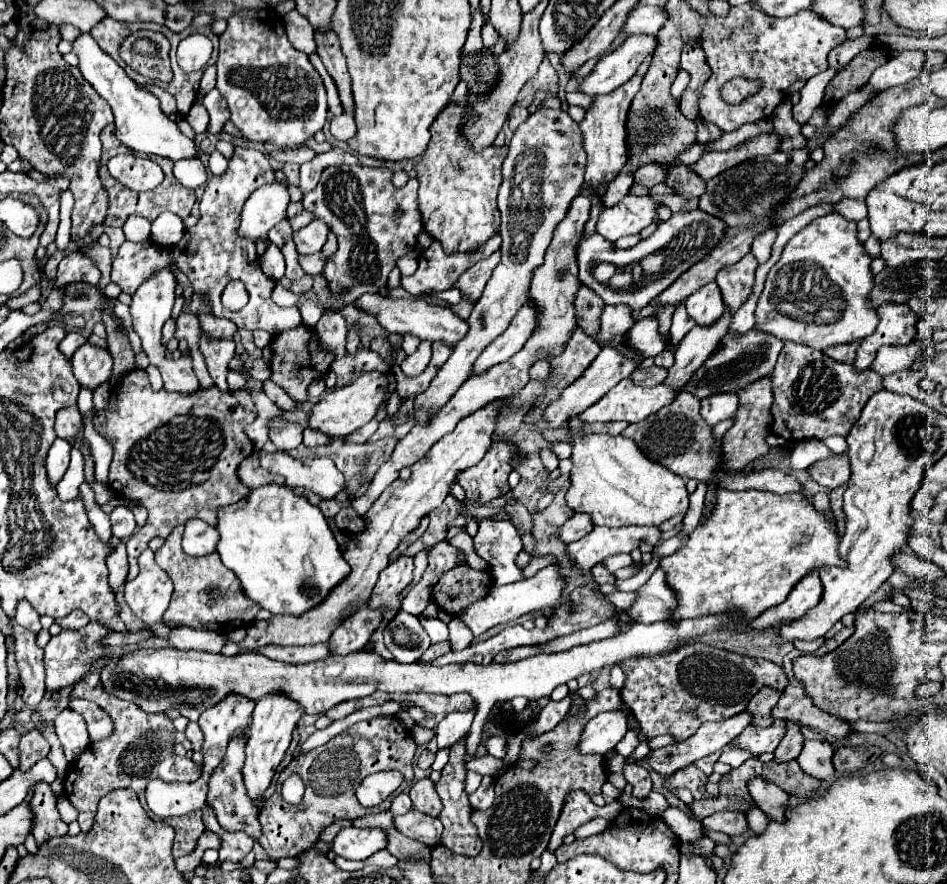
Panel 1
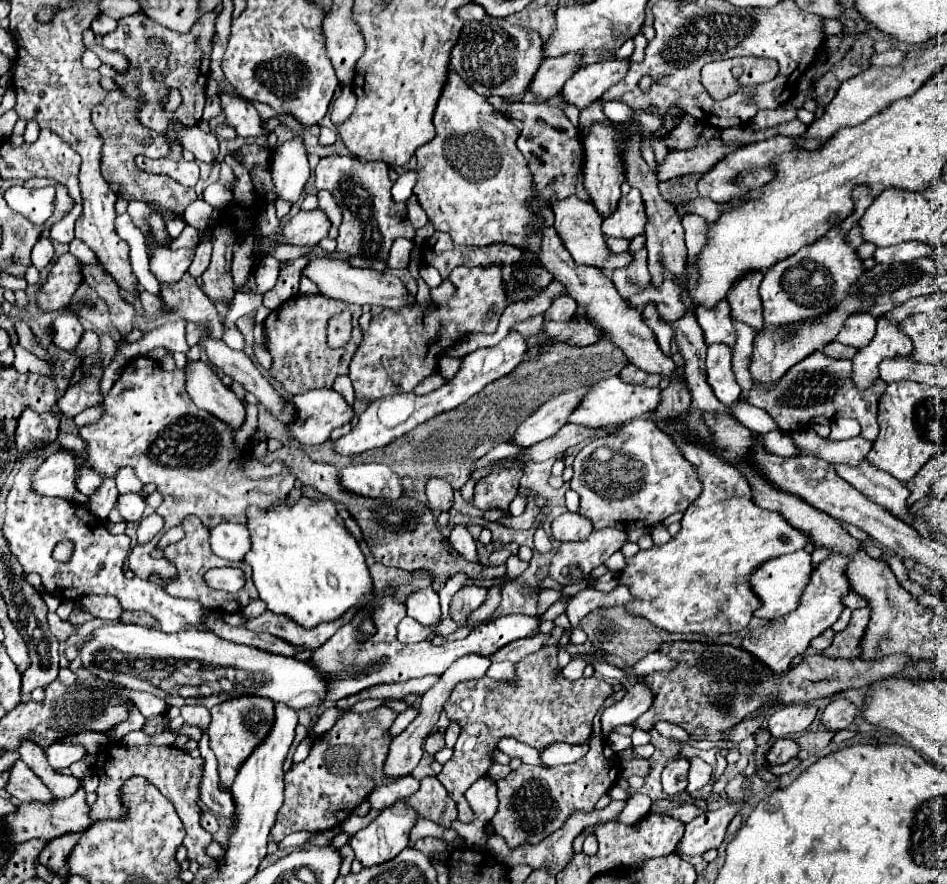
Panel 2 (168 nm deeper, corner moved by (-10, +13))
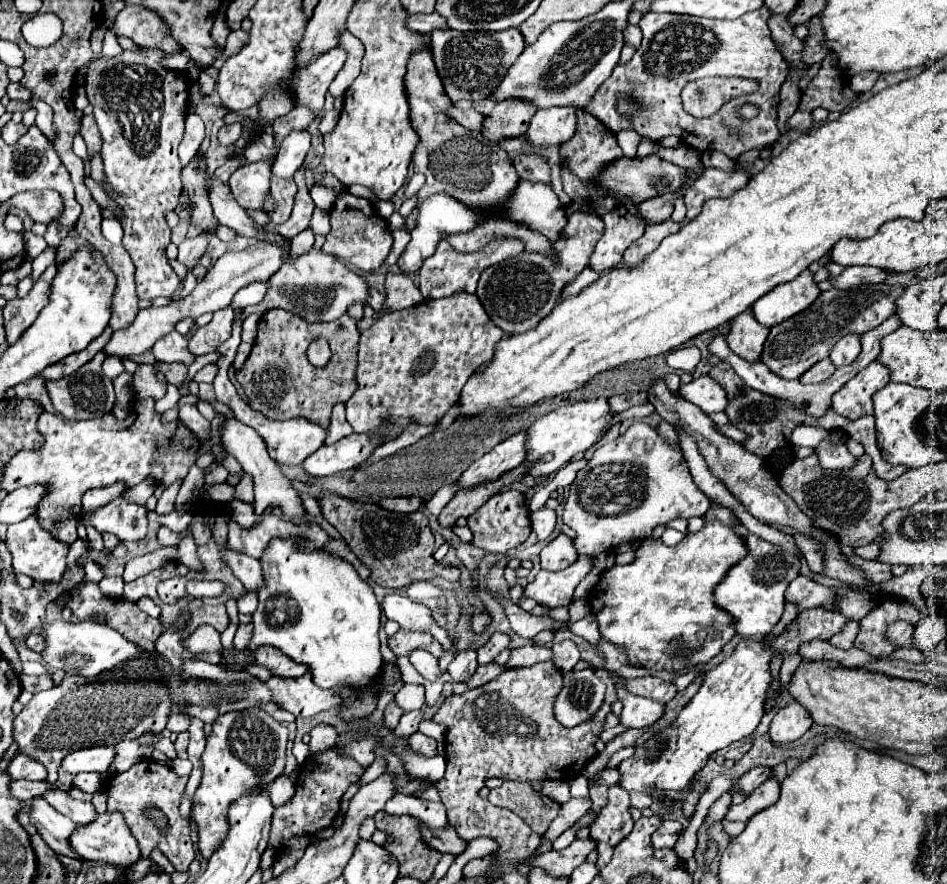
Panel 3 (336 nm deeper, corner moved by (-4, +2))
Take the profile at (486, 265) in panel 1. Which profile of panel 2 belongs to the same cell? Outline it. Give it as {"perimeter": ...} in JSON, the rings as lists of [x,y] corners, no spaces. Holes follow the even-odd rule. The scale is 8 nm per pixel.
{"perimeter":[[[458,266],[448,278],[456,286],[456,294],[452,296],[448,306],[432,304],[430,308],[422,308],[414,304],[402,312],[384,310],[378,318],[372,318],[368,334],[356,350],[348,372],[354,390],[364,400],[376,400],[396,392],[412,392],[418,382],[422,382],[438,368],[436,356],[446,348],[454,346],[472,332],[490,334],[496,330],[506,296],[504,284],[500,282],[500,266]],[[492,304],[498,306],[496,314],[490,314]]]}

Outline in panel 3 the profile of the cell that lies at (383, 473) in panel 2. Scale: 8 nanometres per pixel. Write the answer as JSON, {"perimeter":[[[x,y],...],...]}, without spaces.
{"perimeter":[[[402,497],[402,499],[382,499],[380,505],[388,511],[396,511],[396,513],[414,513],[420,509],[424,501],[420,497]]]}

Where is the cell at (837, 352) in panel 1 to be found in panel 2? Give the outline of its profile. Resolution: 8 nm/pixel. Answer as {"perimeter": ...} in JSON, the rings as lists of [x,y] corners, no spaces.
{"perimeter":[[[836,340],[828,342],[822,350],[824,350],[824,354],[828,354],[828,356],[832,356],[832,358],[848,358],[848,360],[852,360],[854,354],[858,352],[854,346],[844,346],[844,344],[836,342]]]}

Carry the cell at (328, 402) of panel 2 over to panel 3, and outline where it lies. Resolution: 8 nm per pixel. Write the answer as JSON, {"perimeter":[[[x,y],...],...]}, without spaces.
{"perimeter":[[[234,309],[234,321],[232,321],[232,335],[228,341],[224,341],[216,353],[220,353],[220,357],[214,361],[214,365],[218,367],[218,373],[216,373],[216,379],[214,379],[214,391],[216,391],[216,399],[224,405],[228,405],[234,413],[234,419],[242,421],[244,425],[252,427],[266,443],[266,451],[268,455],[278,463],[278,465],[300,465],[304,463],[304,459],[314,453],[326,439],[326,429],[322,429],[320,425],[316,423],[310,423],[306,419],[288,419],[288,421],[270,421],[266,419],[262,413],[250,409],[250,405],[238,397],[236,393],[236,387],[230,383],[228,379],[228,367],[230,363],[234,361],[234,355],[236,355],[236,349],[240,345],[240,331],[242,331],[242,309]]]}

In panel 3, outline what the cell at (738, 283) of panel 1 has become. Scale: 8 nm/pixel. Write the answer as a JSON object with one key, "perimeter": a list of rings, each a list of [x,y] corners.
{"perimeter":[[[748,309],[746,313],[740,313],[732,321],[730,333],[726,335],[726,341],[728,341],[728,347],[738,357],[742,357],[750,363],[758,363],[766,337],[768,337],[768,329],[764,325],[760,325],[752,317],[752,311]]]}

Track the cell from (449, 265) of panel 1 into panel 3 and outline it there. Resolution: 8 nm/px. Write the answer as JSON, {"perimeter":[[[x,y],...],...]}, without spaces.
{"perimeter":[[[498,237],[496,241],[492,241],[486,249],[478,249],[474,253],[460,253],[456,249],[450,247],[448,241],[442,241],[438,245],[438,251],[428,257],[420,269],[418,275],[418,287],[424,295],[424,299],[440,299],[440,297],[452,297],[454,293],[474,293],[476,291],[476,283],[480,273],[490,267],[496,265],[500,261],[506,261],[510,257],[516,257],[520,251],[524,251],[522,241],[514,239],[514,237]]]}

